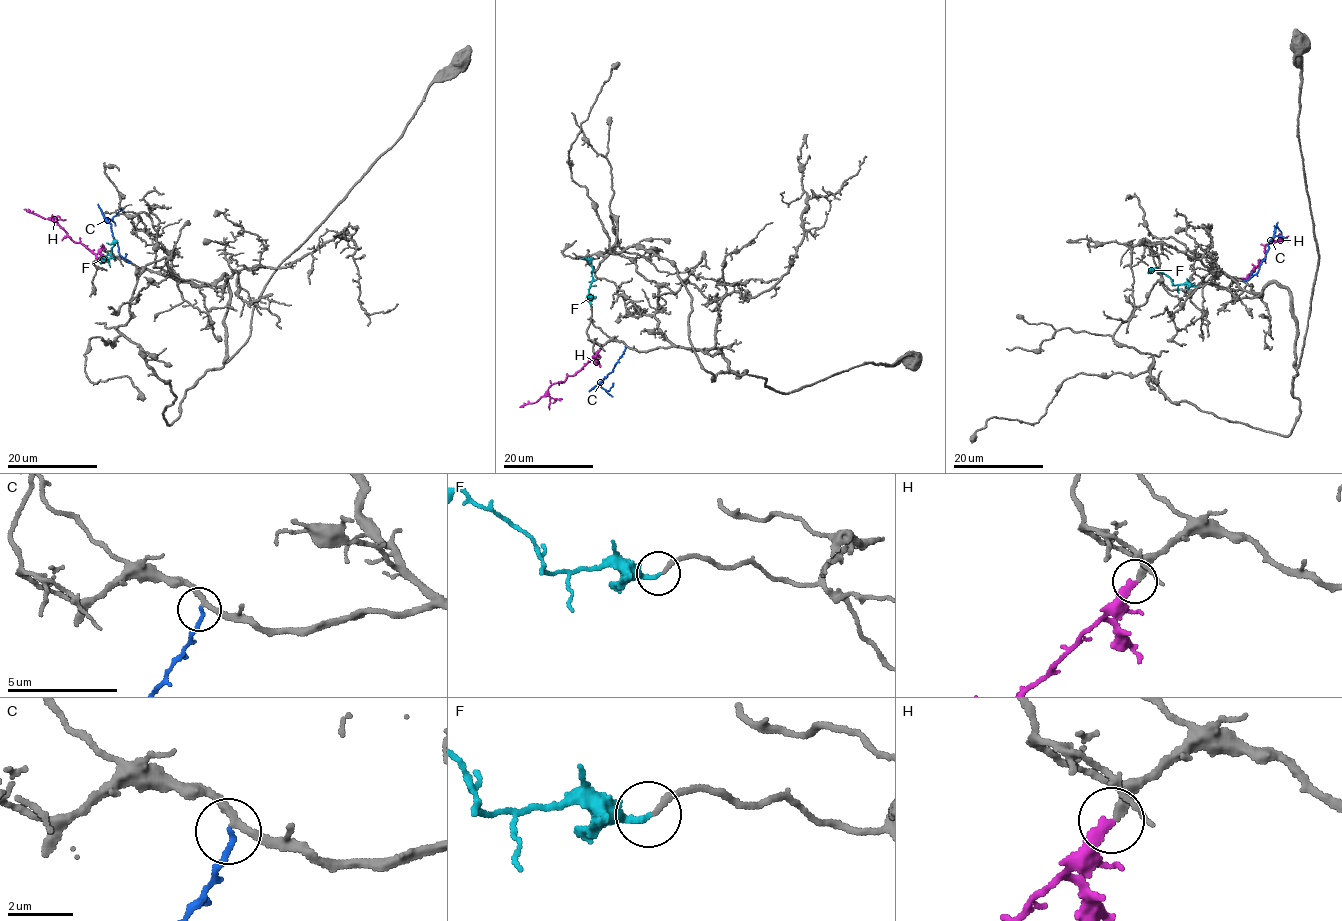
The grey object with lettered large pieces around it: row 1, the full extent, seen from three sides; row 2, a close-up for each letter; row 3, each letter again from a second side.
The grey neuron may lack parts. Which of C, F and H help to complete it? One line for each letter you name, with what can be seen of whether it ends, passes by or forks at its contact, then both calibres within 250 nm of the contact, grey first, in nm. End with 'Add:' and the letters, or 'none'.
F: it ends; calibres 190 and 240 nm
H: it ends; calibres 190 and 320 nm
Add: F, H

